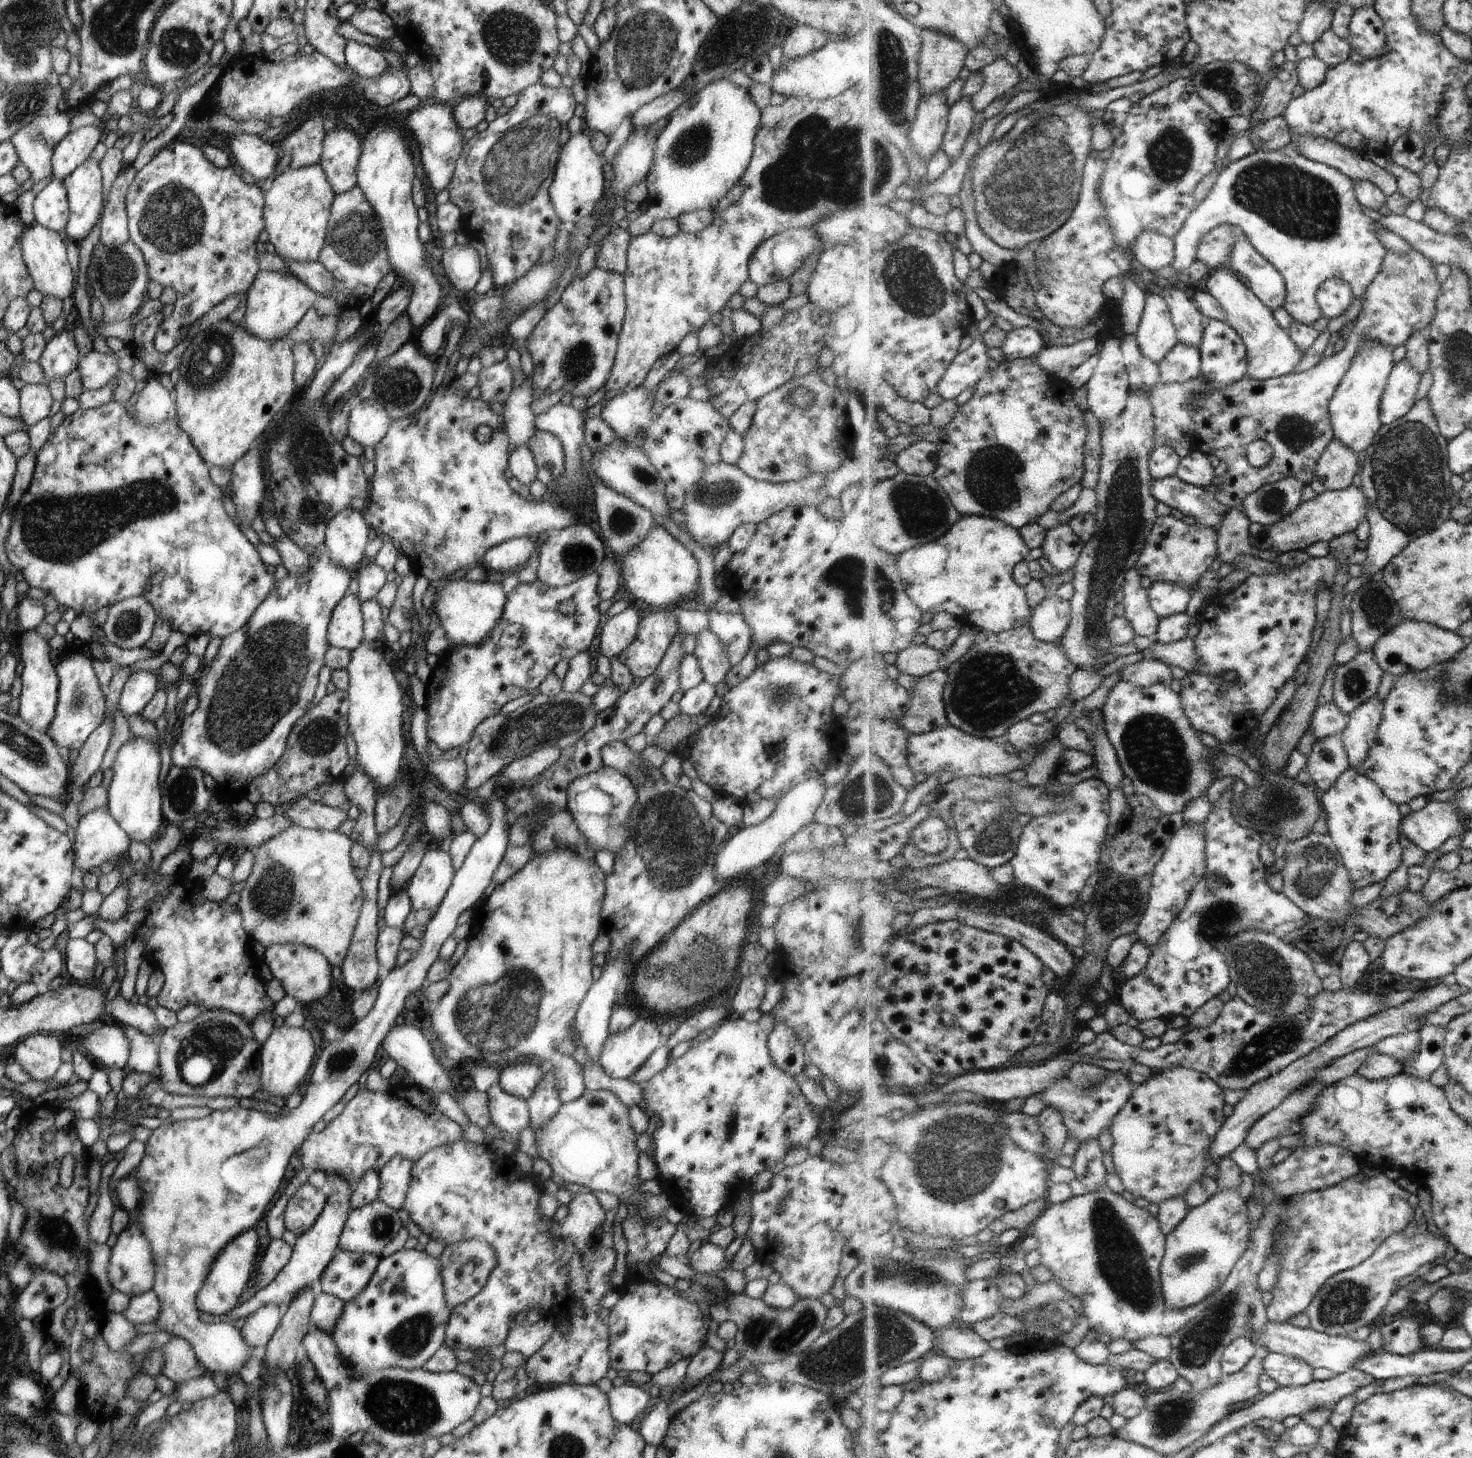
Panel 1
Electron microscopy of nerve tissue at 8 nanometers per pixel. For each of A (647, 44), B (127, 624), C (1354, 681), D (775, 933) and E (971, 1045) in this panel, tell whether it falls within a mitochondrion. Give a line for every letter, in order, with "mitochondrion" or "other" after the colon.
A: mitochondrion
B: mitochondrion
C: mitochondrion
D: other
E: other

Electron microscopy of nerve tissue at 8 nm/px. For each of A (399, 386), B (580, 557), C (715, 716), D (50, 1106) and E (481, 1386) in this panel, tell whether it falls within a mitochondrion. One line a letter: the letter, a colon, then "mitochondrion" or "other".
A: mitochondrion
B: mitochondrion
C: other
D: other
E: other

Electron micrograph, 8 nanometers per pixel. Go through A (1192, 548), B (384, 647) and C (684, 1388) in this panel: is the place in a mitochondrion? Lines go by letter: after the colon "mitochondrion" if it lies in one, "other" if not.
A: other
B: other
C: other

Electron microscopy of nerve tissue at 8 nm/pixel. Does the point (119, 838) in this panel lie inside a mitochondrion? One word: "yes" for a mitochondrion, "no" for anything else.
no

